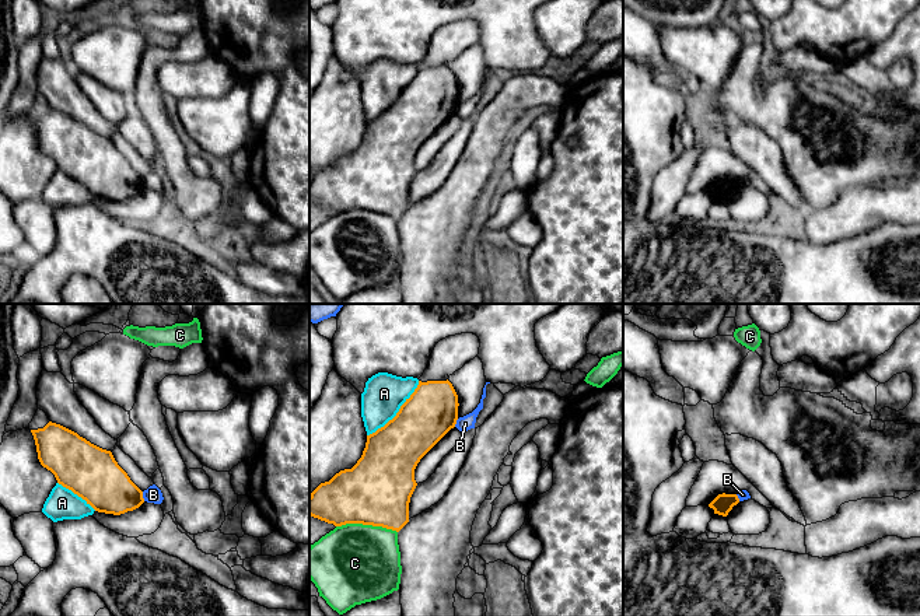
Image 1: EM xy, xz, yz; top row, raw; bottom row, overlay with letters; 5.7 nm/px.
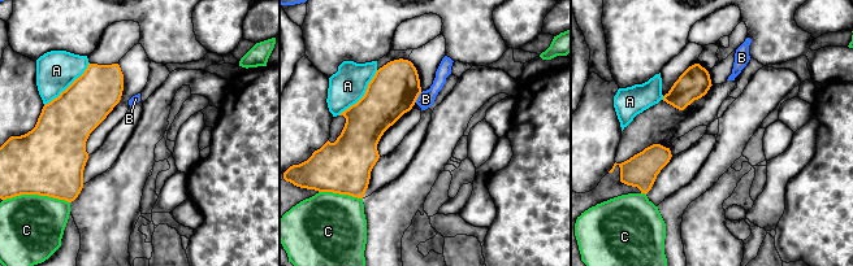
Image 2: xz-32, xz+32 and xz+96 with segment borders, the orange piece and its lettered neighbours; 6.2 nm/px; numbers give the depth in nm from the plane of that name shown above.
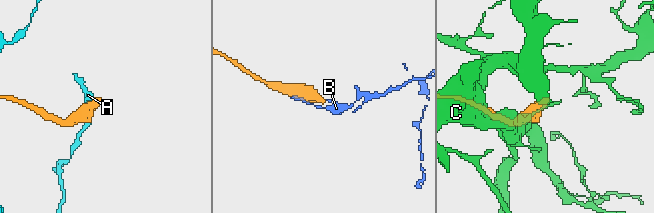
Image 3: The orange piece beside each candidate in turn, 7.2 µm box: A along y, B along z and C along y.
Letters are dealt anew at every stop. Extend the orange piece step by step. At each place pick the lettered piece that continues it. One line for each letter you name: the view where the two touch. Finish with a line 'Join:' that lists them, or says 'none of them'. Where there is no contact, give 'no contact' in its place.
Join: none of them

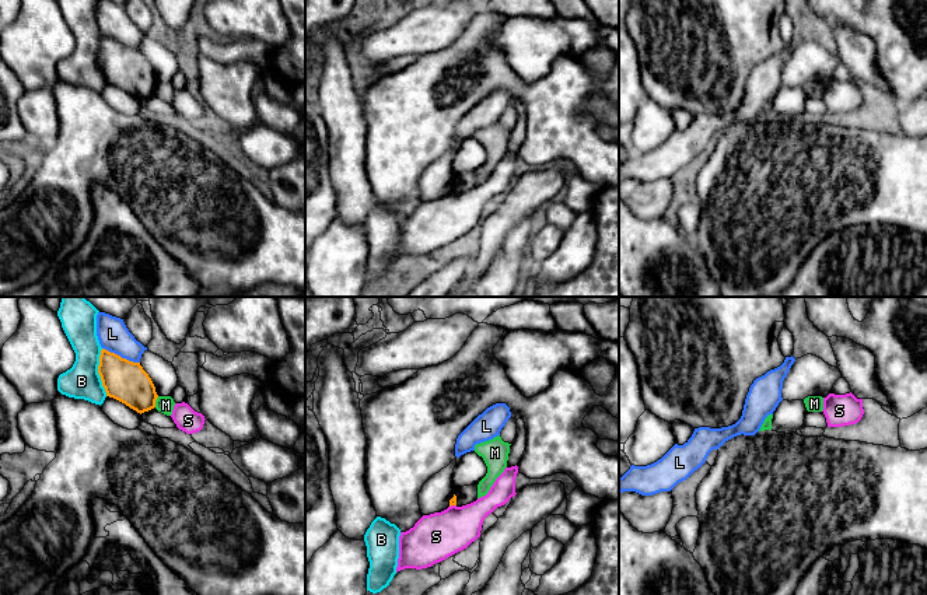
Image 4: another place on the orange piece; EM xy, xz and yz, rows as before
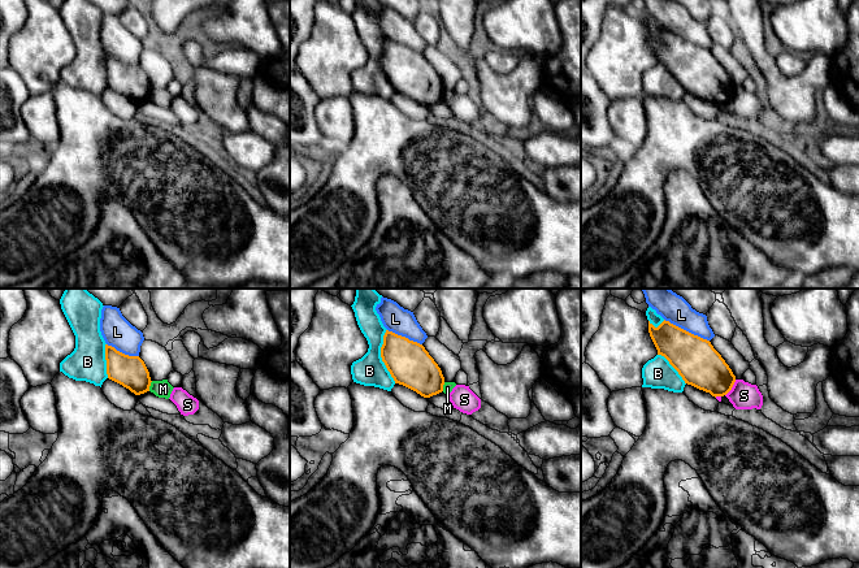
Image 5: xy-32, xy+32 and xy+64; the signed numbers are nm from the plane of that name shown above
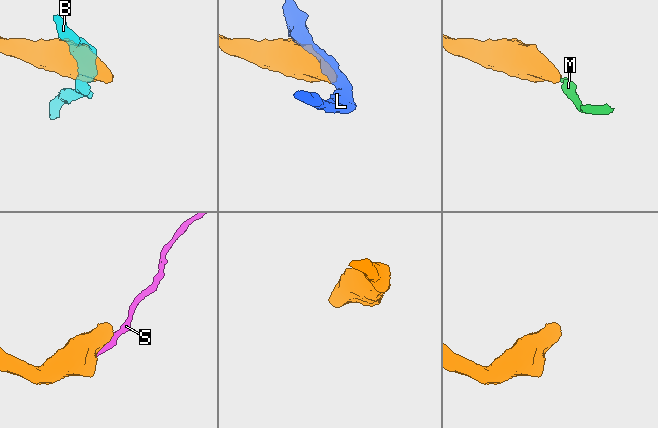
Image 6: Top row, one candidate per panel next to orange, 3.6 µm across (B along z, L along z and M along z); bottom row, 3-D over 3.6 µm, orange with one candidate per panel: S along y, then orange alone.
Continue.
L: contact in xy
Join: L

